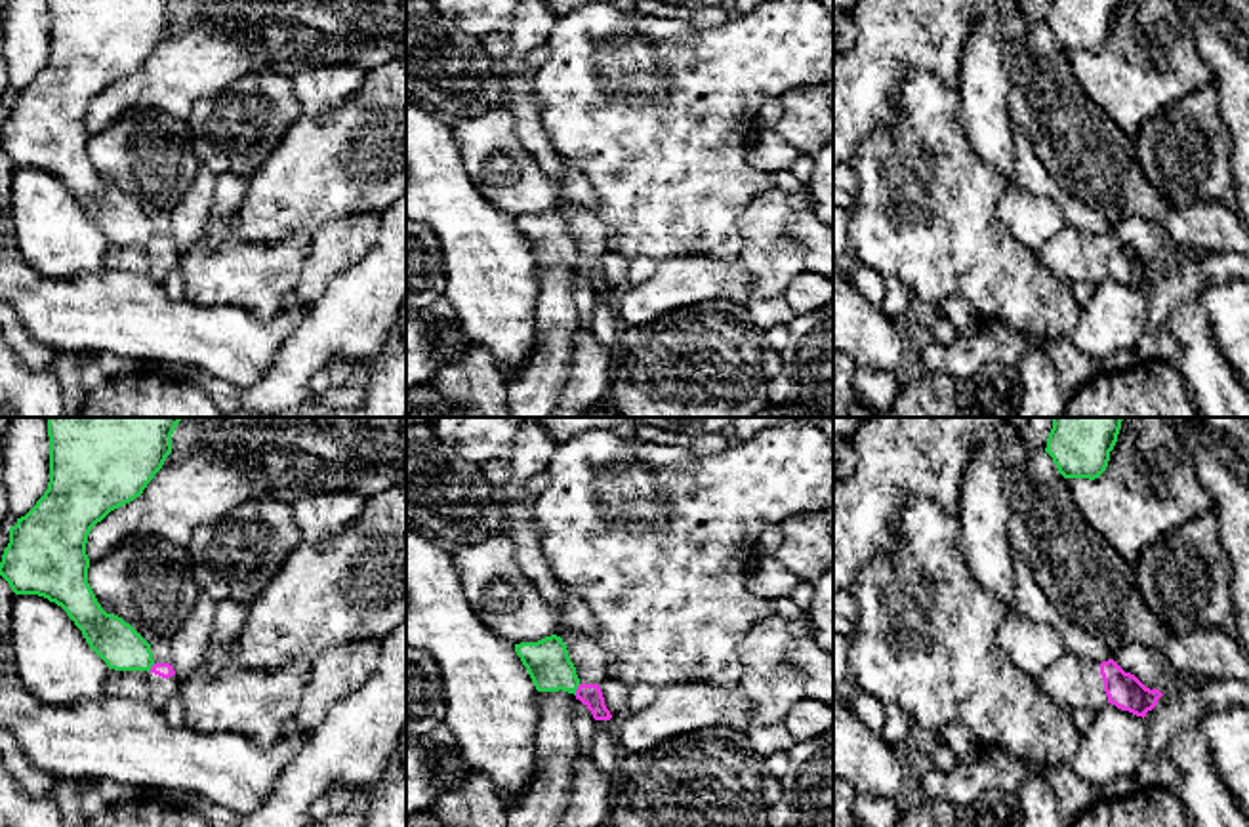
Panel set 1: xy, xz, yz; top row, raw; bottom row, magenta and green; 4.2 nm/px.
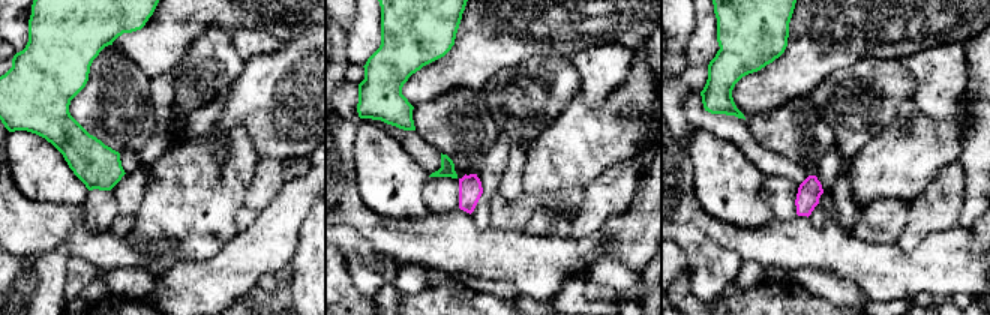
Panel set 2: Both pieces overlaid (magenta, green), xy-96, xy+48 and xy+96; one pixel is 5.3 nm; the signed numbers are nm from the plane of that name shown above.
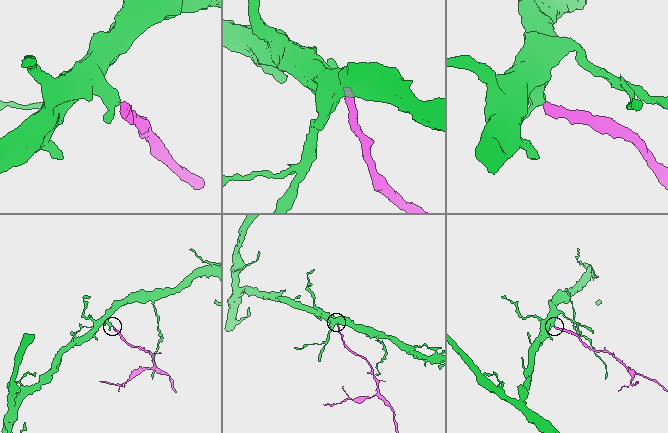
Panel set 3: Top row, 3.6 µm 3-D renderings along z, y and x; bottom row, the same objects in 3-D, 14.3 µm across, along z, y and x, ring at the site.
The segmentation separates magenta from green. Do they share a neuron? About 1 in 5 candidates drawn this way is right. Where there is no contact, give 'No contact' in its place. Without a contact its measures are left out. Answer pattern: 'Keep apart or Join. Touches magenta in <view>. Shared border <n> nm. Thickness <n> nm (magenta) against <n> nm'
Keep apart. Touches magenta in xz. Shared border 50 nm. Thickness 100 nm (magenta) against 190 nm

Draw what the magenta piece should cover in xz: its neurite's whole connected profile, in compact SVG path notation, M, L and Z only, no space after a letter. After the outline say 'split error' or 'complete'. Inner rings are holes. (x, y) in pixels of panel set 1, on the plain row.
M519 0L509 30L511 51L505 57L507 72L503 84L505 90L513 93L509 111L515 118L519 143L536 156L540 170L559 189L555 208L566 217L570 234L580 252L576 272L591 284L595 293L610 293L612 288L599 261L606 250L608 229L597 212L568 204L563 198L563 162L543 130L542 112L532 97L532 71L522 61L534 48L547 44L557 19L559 17L543 0Z | split error

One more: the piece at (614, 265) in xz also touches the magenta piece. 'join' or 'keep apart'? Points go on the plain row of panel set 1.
keep apart

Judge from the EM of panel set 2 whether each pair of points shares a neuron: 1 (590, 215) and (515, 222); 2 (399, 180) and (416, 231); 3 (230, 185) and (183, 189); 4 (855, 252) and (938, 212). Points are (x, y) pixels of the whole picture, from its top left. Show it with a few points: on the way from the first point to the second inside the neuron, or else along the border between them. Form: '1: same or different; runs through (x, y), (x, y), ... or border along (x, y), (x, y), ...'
1: different; border along (585, 191), (570, 221)
2: different; border along (431, 210), (422, 216), (398, 218), (377, 213)
3: same; runs through (218, 186), (215, 189), (195, 189)
4: different; border along (932, 233), (909, 249), (902, 249), (896, 243)

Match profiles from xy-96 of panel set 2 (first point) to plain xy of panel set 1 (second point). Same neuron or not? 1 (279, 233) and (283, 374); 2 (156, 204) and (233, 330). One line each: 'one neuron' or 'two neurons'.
1: one neuron
2: two neurons

